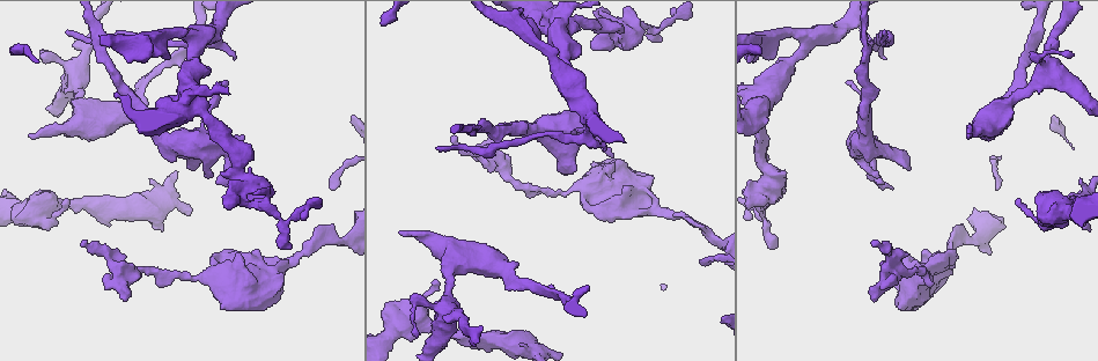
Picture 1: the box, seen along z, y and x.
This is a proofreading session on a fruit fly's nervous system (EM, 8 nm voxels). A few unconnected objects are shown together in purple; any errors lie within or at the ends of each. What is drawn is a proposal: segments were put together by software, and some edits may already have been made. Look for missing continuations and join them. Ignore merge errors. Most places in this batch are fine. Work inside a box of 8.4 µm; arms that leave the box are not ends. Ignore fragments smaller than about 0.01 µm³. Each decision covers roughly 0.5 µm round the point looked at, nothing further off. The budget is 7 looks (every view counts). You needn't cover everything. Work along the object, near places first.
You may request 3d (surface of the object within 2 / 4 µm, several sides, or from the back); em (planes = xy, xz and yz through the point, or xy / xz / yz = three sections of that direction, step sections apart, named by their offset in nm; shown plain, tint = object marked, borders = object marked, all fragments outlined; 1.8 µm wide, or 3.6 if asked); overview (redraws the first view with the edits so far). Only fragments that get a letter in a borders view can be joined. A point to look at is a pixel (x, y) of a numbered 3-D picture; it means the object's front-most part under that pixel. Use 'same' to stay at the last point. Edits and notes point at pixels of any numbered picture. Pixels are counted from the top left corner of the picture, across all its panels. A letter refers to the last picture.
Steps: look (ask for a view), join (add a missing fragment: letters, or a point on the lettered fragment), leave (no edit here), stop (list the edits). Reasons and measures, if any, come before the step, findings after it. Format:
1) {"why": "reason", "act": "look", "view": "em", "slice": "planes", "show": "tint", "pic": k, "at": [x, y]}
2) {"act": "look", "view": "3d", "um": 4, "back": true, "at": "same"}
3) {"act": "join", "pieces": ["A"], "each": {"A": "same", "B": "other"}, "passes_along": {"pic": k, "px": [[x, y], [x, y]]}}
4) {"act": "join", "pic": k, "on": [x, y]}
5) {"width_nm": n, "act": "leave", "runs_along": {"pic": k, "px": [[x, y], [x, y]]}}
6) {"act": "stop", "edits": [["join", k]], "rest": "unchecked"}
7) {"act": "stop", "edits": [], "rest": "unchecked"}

{"why": "free end", "act": "look", "view": "3d", "um": 4, "pic": 1, "at": [969, 133]}

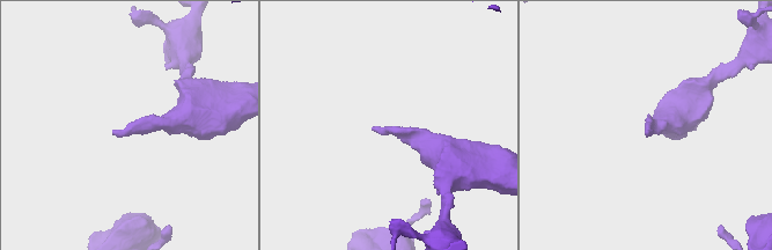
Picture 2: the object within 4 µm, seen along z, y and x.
{"act": "look", "view": "em", "slice": "xz", "step": 16, "show": "tint", "pic": 2, "at": [375, 126]}

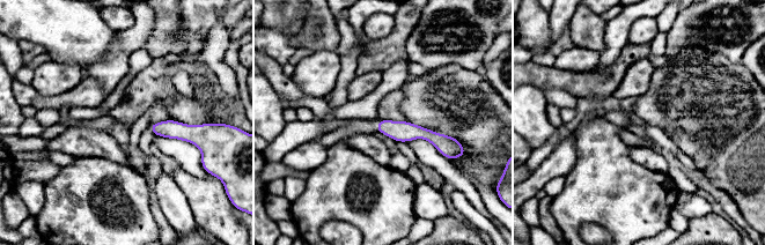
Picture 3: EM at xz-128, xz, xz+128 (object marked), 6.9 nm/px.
{"why": "another direction", "act": "look", "view": "em", "slice": "planes", "show": "borders", "at": "same"}

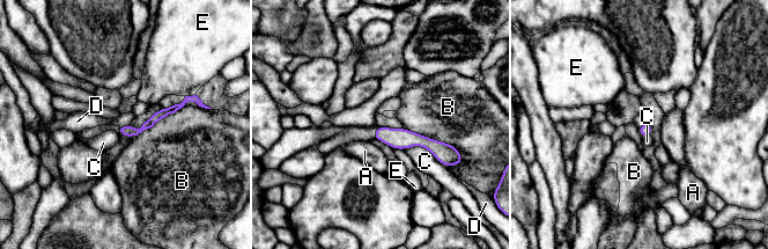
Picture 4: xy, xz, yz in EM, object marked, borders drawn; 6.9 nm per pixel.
{"act": "leave", "each": {"A": "other", "B": "other", "C": "other", "D": "other", "E": "other"}, "found": "no lettered fragment goes on from it"}

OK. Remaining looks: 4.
{"why": "tapers out", "act": "look", "view": "3d", "um": 2, "pic": 1, "at": [1019, 198]}

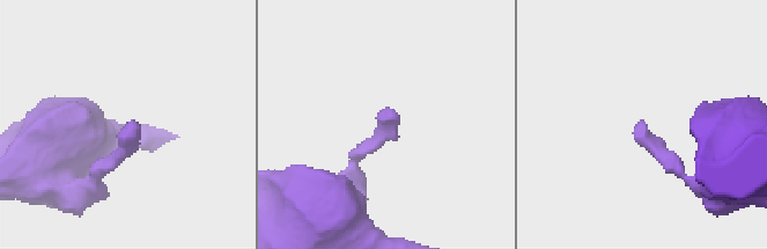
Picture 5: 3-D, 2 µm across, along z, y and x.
{"act": "look", "view": "em", "slice": "planes", "show": "plain", "pic": 5, "at": [398, 117]}

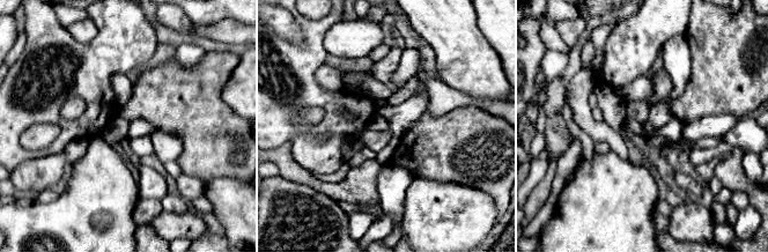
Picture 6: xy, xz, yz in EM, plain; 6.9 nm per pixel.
{"why": "see the neighbours", "act": "look", "view": "em", "slice": "planes", "show": "borders", "at": "same"}

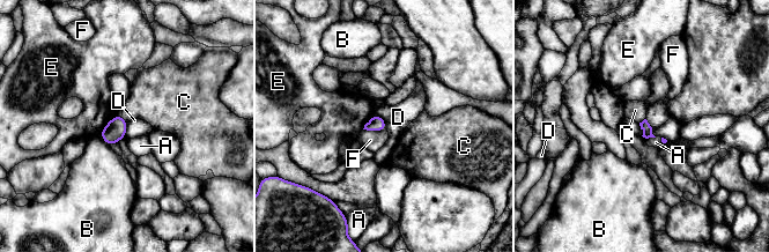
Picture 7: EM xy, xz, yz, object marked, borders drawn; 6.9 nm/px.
{"longest_contact_nm": ["E", 180], "act": "leave", "each": {"A": "other", "B": "other", "C": "other", "D": "other", "E": "other", "F": "other"}, "border": {"pic": 7, "px": [[374, 113], [385, 121], [386, 128]]}, "found": "no lettered fragment goes on from it"}

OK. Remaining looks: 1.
{"why": "free end", "act": "look", "view": "em", "um": 3.6, "slice": "planes", "show": "borders", "pic": 1, "at": [217, 177]}

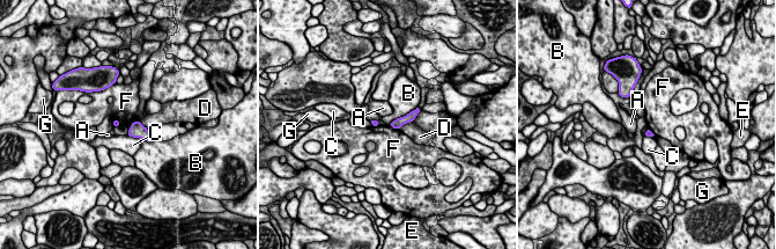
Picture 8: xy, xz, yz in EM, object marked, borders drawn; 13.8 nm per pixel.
{"width_nm": 100, "act": "leave", "each": {"A": "other", "B": "other", "C": "other", "D": "other", "E": "other", "F": "other", "G": "other"}, "border": {"pic": 8, "px": [[370, 119], [376, 119], [379, 125]]}, "found": "no lettered fragment goes on from it"}

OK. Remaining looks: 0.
{"act": "stop", "edits": [], "rest": "unchecked"}

